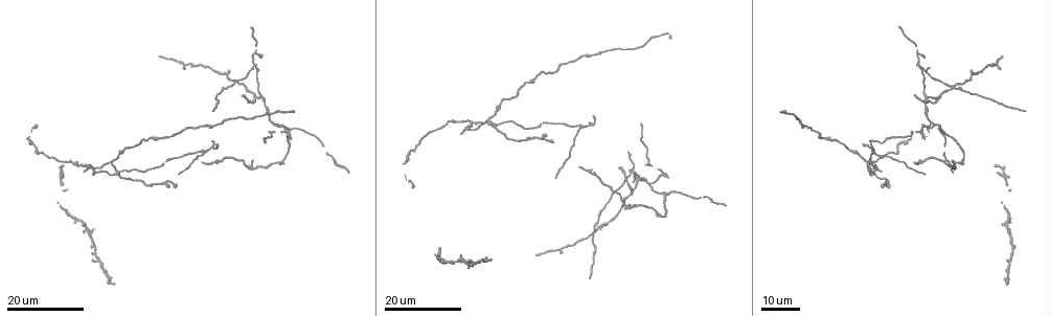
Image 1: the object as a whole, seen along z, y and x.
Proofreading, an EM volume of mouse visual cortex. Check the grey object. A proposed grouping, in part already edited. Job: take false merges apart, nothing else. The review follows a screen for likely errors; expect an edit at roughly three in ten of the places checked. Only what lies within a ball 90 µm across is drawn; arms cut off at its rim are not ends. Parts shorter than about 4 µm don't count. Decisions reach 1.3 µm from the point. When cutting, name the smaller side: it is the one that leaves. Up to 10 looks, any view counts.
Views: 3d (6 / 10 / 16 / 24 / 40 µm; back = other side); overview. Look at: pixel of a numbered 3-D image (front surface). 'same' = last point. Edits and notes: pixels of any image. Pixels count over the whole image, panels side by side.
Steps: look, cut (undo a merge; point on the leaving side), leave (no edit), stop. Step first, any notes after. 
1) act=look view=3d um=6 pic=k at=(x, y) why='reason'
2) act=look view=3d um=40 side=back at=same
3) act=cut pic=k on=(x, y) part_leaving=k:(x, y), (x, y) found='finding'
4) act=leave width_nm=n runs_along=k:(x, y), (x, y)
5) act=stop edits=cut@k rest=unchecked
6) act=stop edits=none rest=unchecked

act=look view=3d um=16 pic=1 at=(666, 192) why='thin arm on a thick one'

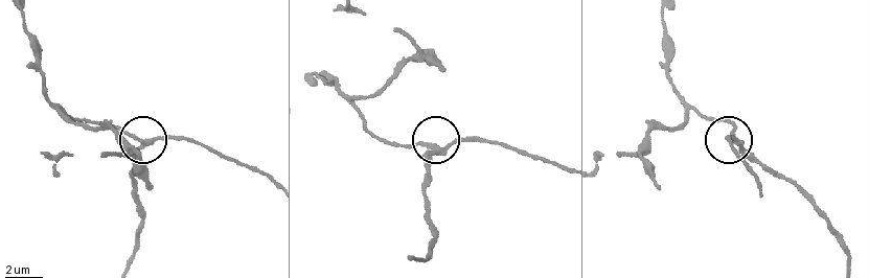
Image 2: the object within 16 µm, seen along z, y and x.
act=look view=3d um=6 pic=2 at=(145, 142)

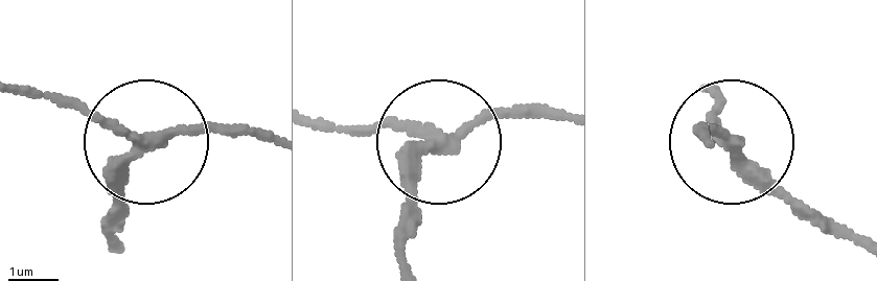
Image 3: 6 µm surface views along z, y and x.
act=cut pic=3 on=(115, 194) part_leaving=3:(145, 151), (124, 177), (112, 234) found='a second neuron is stuck on'

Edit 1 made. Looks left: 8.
act=look view=3d um=24 pic=1 at=(932, 123) why='side arm on a straight run'

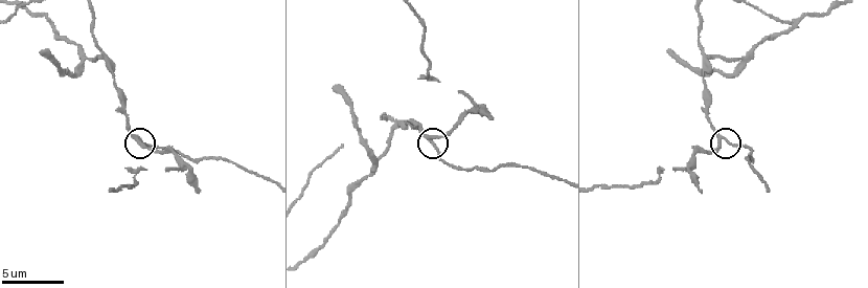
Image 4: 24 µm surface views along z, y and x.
act=look view=3d um=10 pic=4 at=(430, 143)

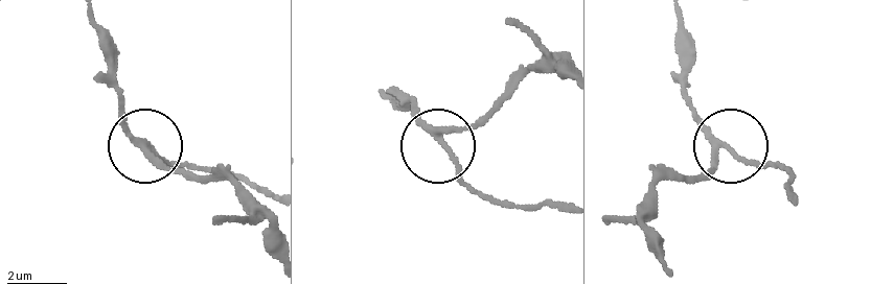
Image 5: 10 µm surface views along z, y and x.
act=leave arms=3 found='one neuron here'

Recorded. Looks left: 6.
act=look view=3d um=10 pic=4 at=(708, 57) why='thin arm on a thick one'

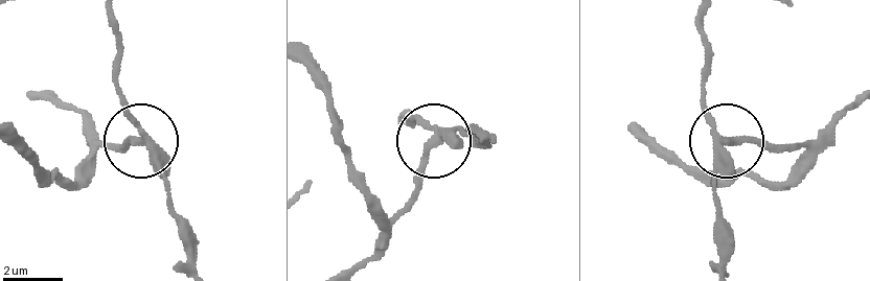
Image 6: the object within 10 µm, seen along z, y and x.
act=look view=3d um=6 pic=6 at=(141, 139) why='closer look'

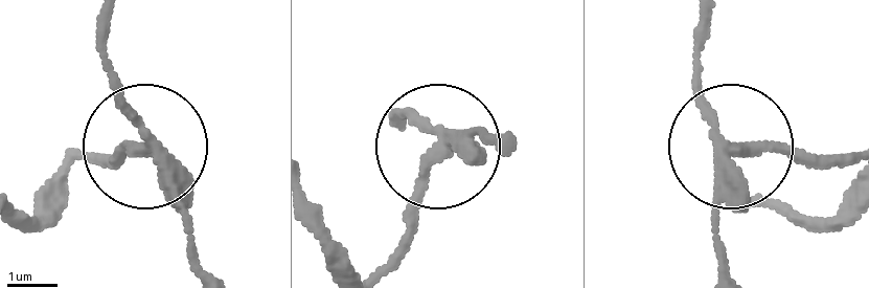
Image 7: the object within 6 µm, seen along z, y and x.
act=leave arms=3 runs_along=7:(727, 271), (718, 171), (731, 150), (851, 158) found='all the same neuron'

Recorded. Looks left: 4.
act=look view=3d um=24 pic=1 at=(205, 154) why='arms part here'

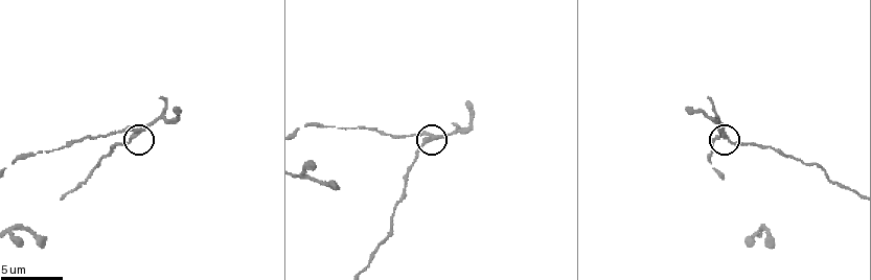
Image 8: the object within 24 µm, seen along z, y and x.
act=look view=3d um=6 pic=8 at=(132, 136)

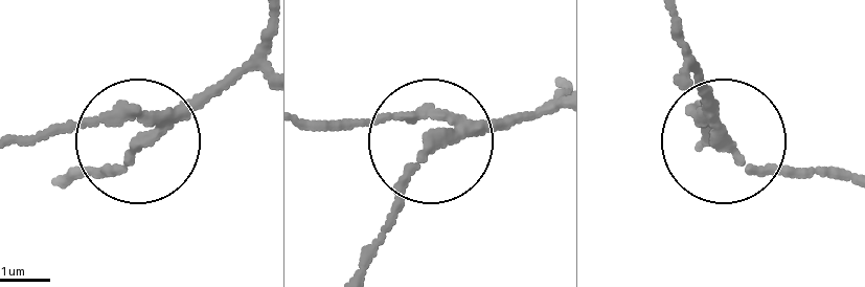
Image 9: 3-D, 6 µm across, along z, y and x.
act=look view=3d um=6 side=back pic=9 at=(439, 140)

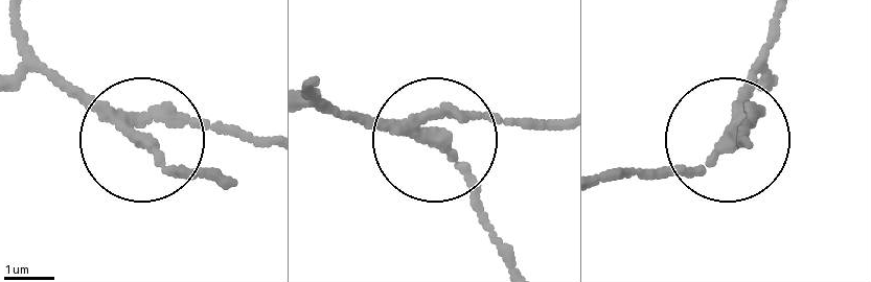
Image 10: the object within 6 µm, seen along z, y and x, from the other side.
act=cut pic=10 on=(162, 164) side_arm_um=18 arms=3 found='a second neuron is stuck on'

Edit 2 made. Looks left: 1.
act=stop edits=cut@3,cut@10 rest=unchecked

